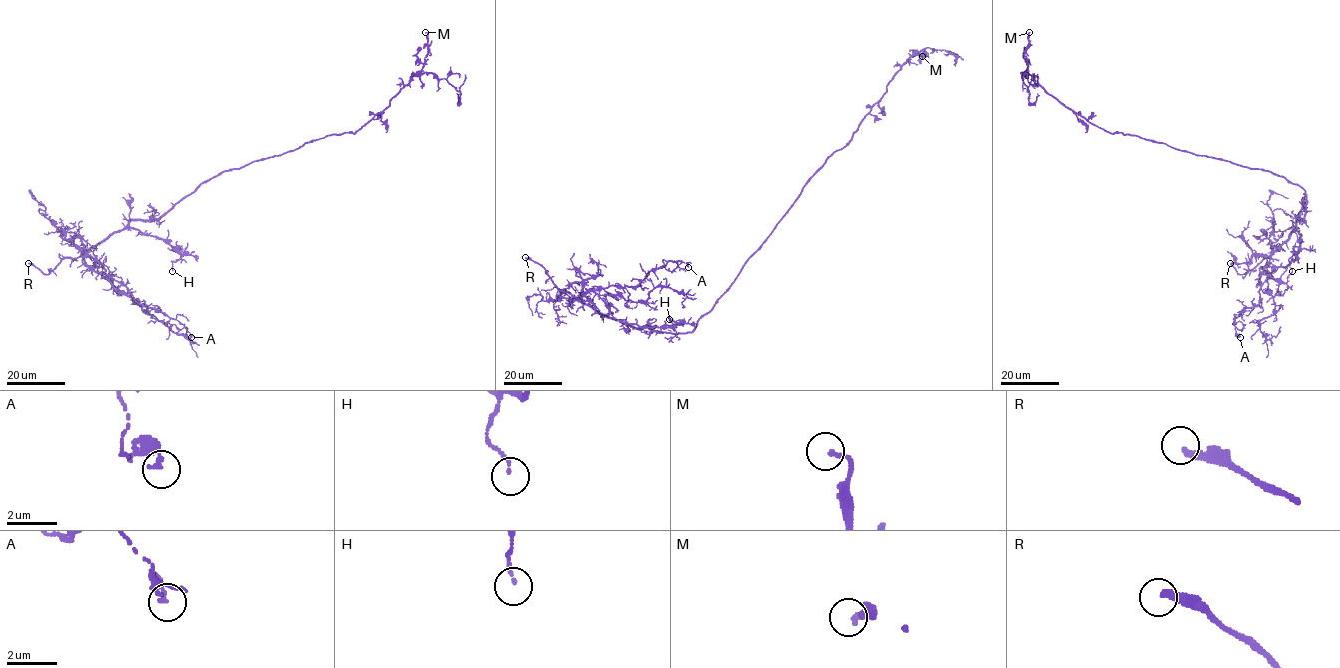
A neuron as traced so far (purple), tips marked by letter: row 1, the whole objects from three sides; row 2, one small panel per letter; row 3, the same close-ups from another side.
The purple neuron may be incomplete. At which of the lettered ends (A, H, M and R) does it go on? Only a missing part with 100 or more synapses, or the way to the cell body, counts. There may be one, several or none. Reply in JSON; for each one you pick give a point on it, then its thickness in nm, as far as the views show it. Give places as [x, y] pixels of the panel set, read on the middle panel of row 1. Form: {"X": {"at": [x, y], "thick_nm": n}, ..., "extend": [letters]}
{"R": {"at": [525, 257], "thick_nm": 280}, "extend": ["R"]}

